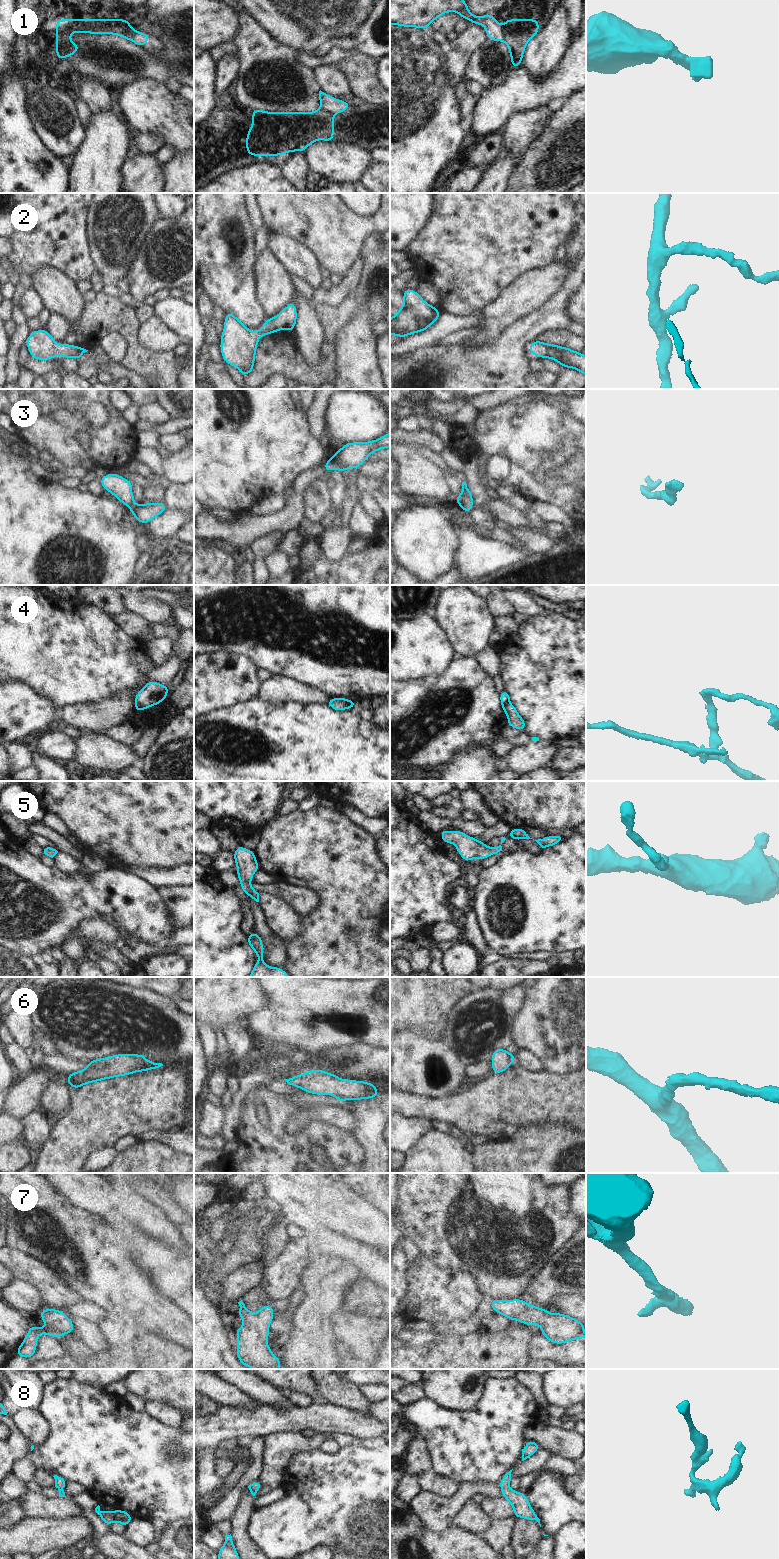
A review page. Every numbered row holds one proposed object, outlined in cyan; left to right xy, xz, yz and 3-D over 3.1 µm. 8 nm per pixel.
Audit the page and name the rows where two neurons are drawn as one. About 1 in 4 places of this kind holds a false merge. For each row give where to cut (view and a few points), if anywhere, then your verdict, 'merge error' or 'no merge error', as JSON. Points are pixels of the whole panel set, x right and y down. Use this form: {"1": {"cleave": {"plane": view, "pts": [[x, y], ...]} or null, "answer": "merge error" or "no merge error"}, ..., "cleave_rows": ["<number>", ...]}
{"1": {"cleave": {"plane": "xz", "pts": [[321, 107], [333, 114]]}, "answer": "merge error"}, "2": {"cleave": null, "answer": "no merge error"}, "3": {"cleave": null, "answer": "no merge error"}, "4": {"cleave": {"plane": "xz", "pts": [[338, 697], [348, 707]]}, "answer": "merge error"}, "5": {"cleave": null, "answer": "no merge error"}, "6": {"cleave": null, "answer": "no merge error"}, "7": {"cleave": null, "answer": "no merge error"}, "8": {"cleave": null, "answer": "no merge error"}, "cleave_rows": ["1", "4"]}

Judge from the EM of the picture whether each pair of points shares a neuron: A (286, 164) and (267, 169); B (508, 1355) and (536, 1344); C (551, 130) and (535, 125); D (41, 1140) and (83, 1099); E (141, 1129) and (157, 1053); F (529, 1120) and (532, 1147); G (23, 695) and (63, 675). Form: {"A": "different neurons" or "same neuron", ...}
{"A": "different neurons", "B": "different neurons", "C": "different neurons", "D": "different neurons", "E": "different neurons", "F": "different neurons", "G": "different neurons"}

